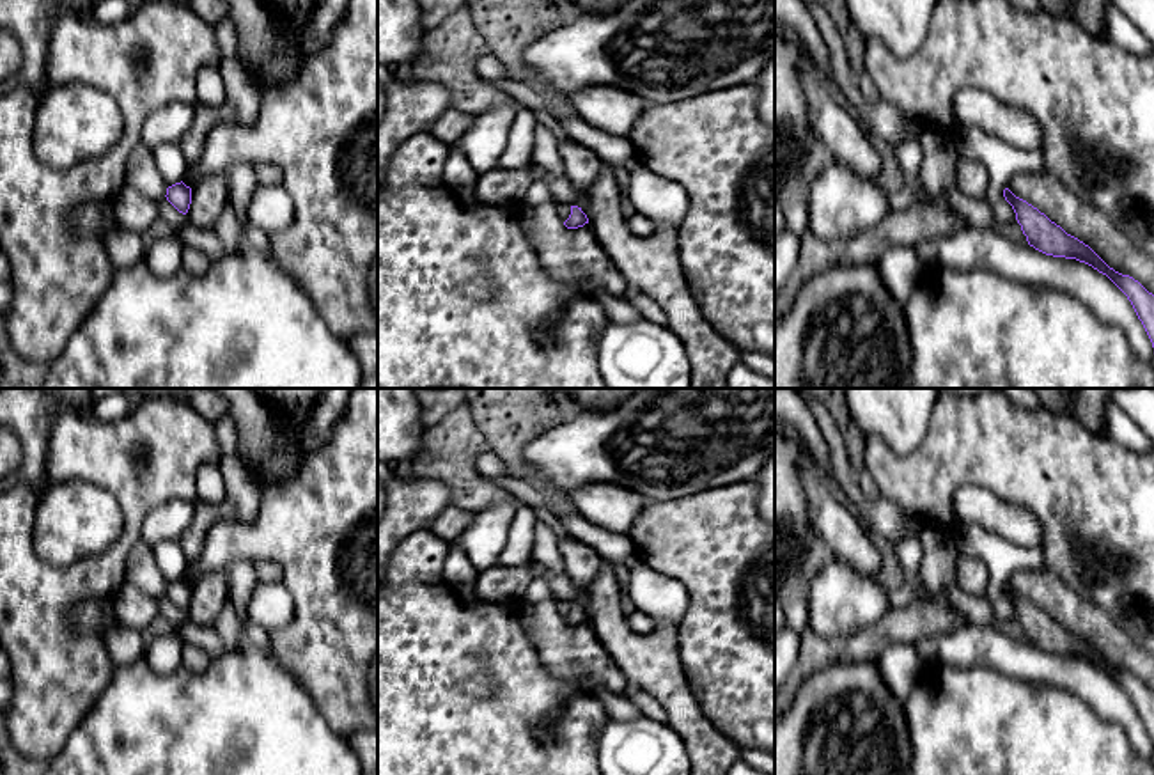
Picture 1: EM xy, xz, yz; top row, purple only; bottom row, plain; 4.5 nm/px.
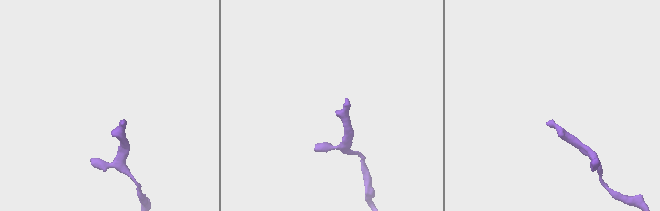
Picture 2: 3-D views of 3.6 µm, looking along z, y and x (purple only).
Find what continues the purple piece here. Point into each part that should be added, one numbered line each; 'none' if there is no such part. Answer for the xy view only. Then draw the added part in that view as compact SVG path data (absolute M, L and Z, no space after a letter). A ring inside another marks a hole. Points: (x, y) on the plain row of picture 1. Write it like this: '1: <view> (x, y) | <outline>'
none

